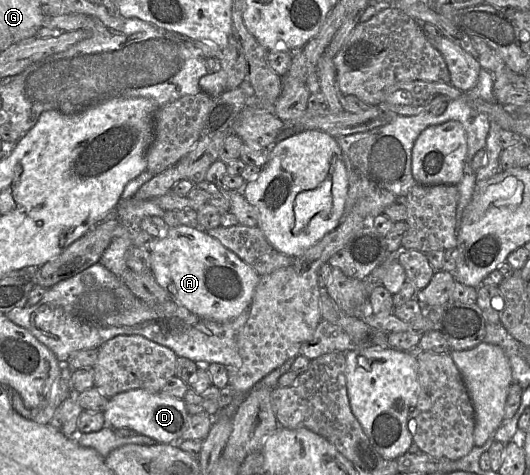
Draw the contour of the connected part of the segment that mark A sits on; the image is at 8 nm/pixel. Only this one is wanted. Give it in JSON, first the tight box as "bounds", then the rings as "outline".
{"bounds":[150,225,260,322],"outline":[[[179,225],[168,228],[161,237],[155,238],[150,255],[151,272],[157,283],[167,292],[169,299],[210,321],[229,322],[247,310],[260,280],[260,276],[251,266],[198,227]]]}

